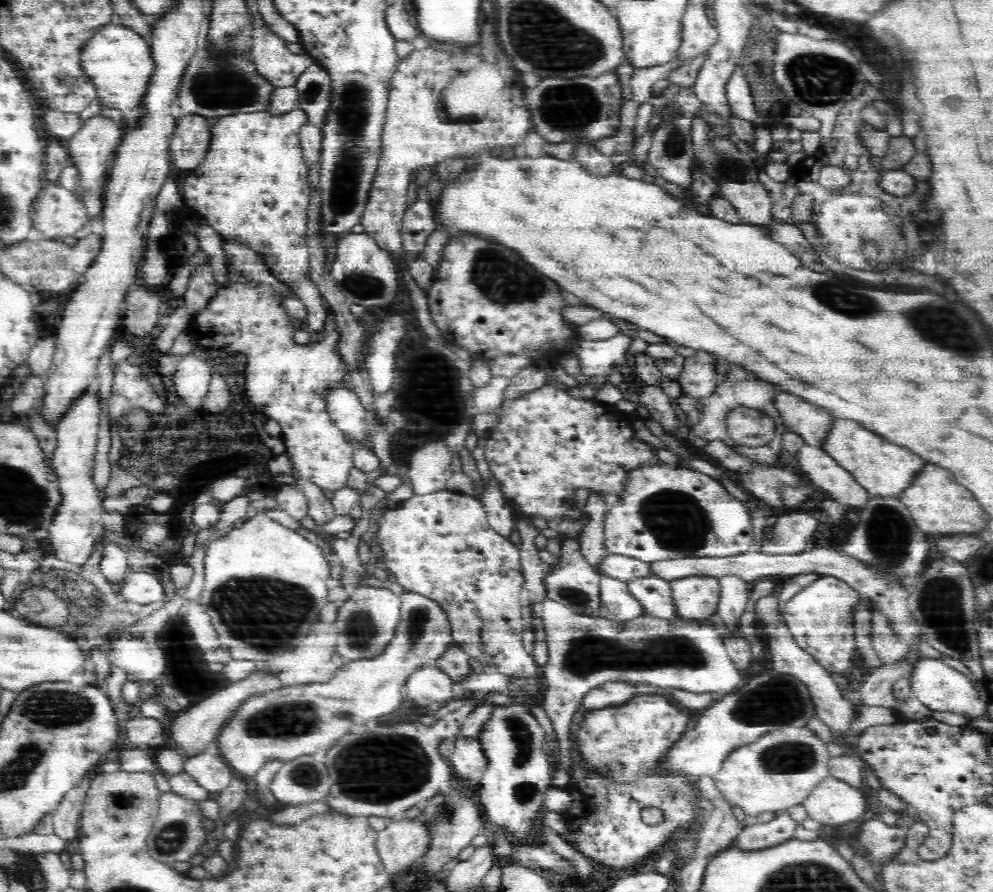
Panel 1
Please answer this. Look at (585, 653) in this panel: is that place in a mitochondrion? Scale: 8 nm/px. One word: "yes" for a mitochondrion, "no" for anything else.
yes

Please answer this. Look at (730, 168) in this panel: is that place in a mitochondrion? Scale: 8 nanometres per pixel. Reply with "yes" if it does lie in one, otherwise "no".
yes

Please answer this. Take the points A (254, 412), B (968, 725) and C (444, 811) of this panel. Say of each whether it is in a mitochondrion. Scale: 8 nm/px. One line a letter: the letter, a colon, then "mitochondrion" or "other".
A: other
B: other
C: mitochondrion

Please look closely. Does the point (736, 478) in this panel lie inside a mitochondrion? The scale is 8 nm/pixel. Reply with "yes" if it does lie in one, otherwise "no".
no

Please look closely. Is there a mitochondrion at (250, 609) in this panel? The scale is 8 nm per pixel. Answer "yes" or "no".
yes

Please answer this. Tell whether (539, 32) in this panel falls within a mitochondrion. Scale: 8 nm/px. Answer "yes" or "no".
yes

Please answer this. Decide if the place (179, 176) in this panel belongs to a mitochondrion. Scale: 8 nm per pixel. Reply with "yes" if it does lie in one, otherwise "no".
no

